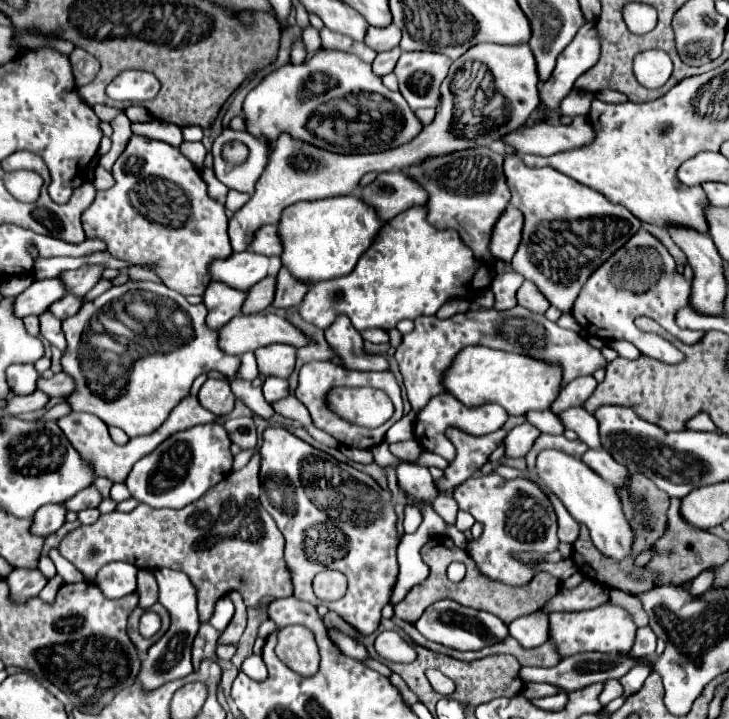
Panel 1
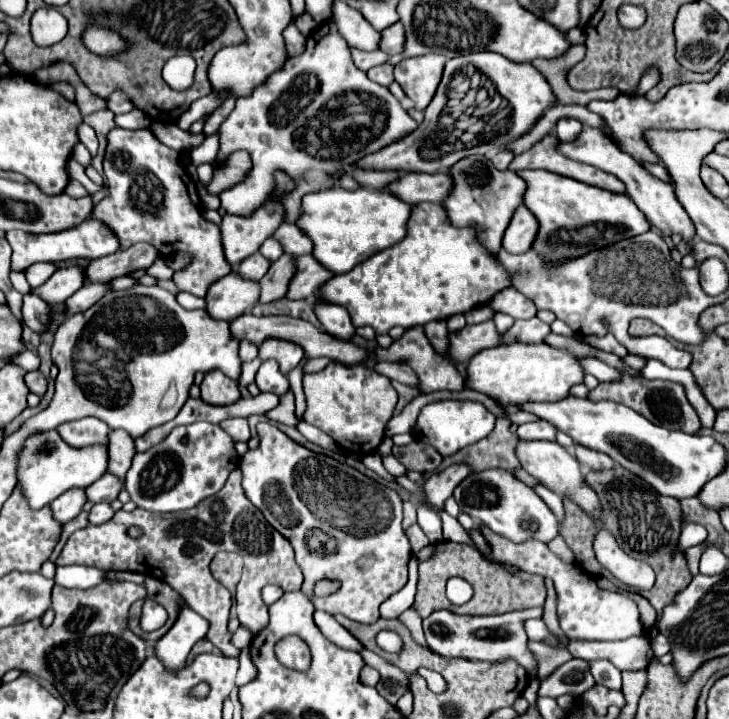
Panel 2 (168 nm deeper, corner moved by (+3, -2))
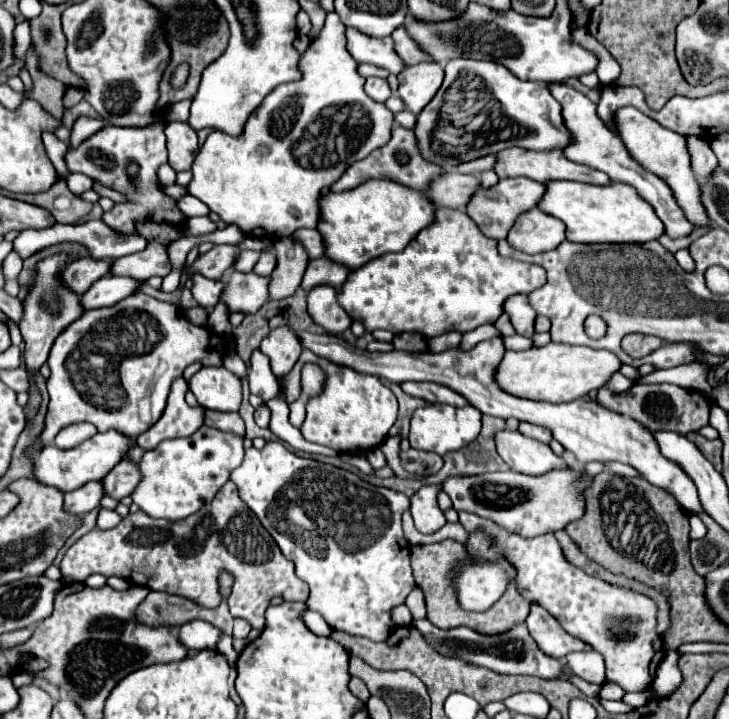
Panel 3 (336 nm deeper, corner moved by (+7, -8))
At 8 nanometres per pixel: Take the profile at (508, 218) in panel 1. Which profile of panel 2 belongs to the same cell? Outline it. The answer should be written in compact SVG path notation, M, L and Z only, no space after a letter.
M525 206L517 208L517 212L513 214L513 218L503 234L503 248L509 254L527 252L533 244L537 228L539 228L539 224L537 224L535 216Z

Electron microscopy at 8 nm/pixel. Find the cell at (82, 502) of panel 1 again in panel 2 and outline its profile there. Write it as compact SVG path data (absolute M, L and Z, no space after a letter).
M103 474L95 484L91 484L89 488L85 488L85 494L87 494L87 500L91 504L99 504L99 502L113 502L119 494L119 490L123 488L123 484L111 476L111 474Z

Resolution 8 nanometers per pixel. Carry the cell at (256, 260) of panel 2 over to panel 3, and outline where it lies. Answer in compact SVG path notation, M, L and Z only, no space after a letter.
M261 252L259 256L259 262L255 264L253 272L259 274L259 276L269 276L273 270L275 270L275 254L273 252Z

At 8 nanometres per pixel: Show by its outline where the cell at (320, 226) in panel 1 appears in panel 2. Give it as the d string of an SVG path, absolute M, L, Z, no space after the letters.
M333 186L303 196L301 216L295 224L313 242L315 260L333 274L345 274L379 250L403 240L407 234L409 212L409 204L385 190L359 188L351 192L341 186Z

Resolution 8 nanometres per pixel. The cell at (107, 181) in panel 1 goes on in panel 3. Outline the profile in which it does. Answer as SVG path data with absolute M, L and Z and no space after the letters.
M69 174L65 182L67 182L69 190L71 190L75 196L83 194L85 190L91 190L91 186L93 186L93 180L91 180L89 176L85 176L85 174Z

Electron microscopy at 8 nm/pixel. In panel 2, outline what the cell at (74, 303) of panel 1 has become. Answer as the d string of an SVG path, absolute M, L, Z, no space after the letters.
M87 284L83 288L79 288L73 296L69 296L69 300L65 300L65 316L77 314L77 312L85 312L87 308L91 308L105 292L109 290L107 284Z

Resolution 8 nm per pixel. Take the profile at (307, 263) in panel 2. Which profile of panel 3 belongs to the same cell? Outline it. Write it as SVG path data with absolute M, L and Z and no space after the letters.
M327 256L315 258L309 262L307 272L303 276L303 288L309 292L311 288L319 286L319 284L331 284L331 286L343 286L347 276L349 276L351 268L337 264L333 260L329 260Z

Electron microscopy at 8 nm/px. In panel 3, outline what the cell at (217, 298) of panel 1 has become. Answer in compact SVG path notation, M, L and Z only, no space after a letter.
M233 272L221 294L221 300L231 312L253 314L269 300L269 280L269 276L259 276L253 272Z

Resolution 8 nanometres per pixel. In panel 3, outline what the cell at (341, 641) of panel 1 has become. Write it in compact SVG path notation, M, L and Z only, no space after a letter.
M305 610L301 618L303 618L303 624L305 624L313 634L322 637L331 636L333 630L331 630L331 626L323 620L321 614L317 614L317 612L313 610Z

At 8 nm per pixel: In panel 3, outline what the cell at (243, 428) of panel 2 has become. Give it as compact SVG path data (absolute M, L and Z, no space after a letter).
M205 410L205 424L211 428L219 428L225 432L235 432L239 436L245 436L245 424L237 412Z

